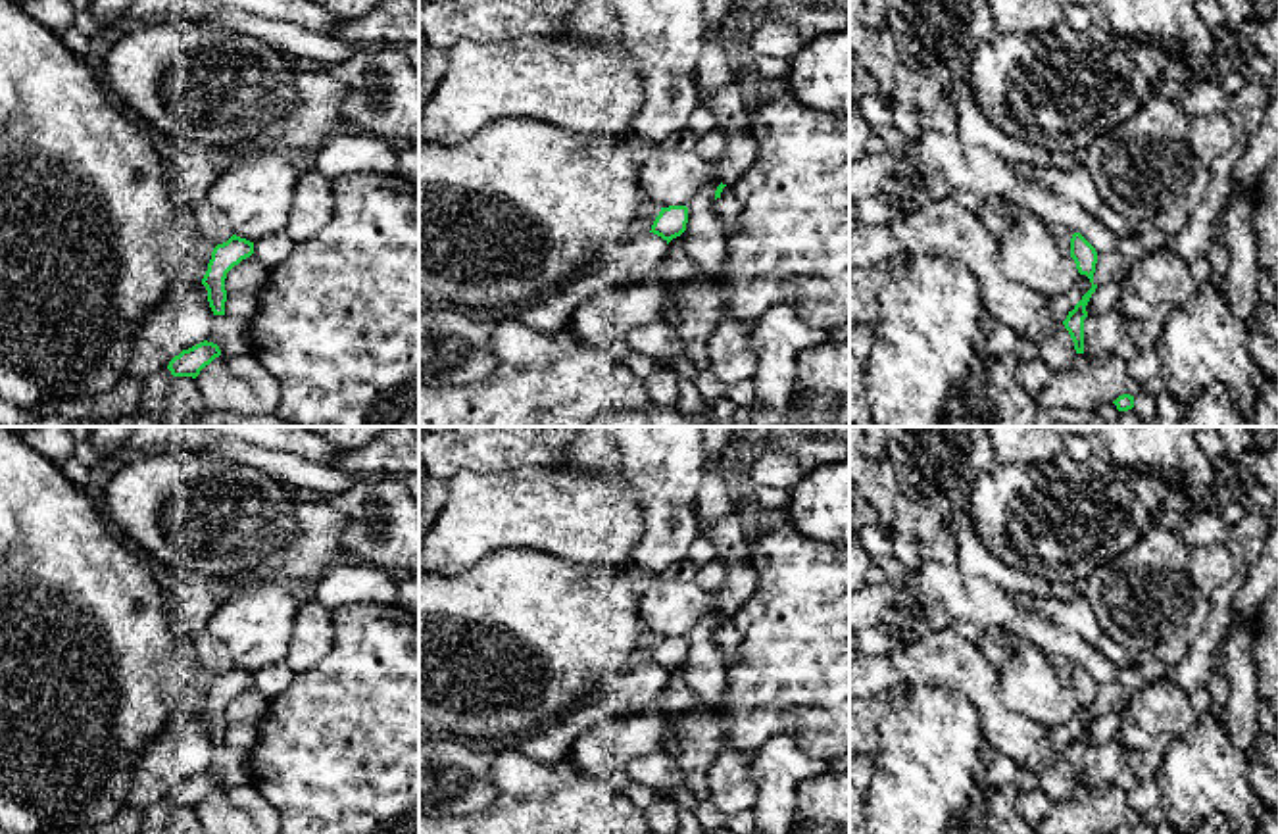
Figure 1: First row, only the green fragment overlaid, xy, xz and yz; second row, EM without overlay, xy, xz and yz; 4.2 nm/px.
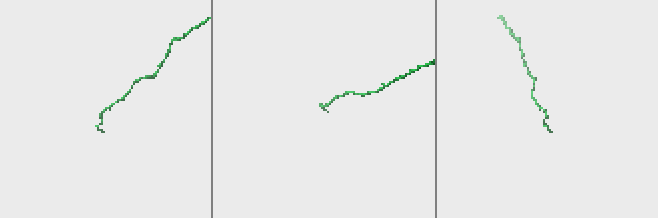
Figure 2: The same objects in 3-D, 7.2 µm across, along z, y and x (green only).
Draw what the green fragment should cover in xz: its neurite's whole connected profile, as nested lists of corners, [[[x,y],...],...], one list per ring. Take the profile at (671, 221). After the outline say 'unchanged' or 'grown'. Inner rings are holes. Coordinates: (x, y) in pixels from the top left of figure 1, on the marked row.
[[[686,206],[661,208],[650,233],[661,236],[669,244],[673,238],[680,236],[686,231],[686,223],[688,223]]] | unchanged

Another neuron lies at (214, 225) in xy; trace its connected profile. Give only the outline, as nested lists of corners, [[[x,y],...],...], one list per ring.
[[[208,200],[194,206],[194,217],[196,229],[213,246],[227,242],[234,234],[227,215]]]

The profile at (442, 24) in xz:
[[[446,0],[419,6],[419,31],[448,50],[459,40],[479,44],[525,37],[580,37],[569,25],[580,0]]]

